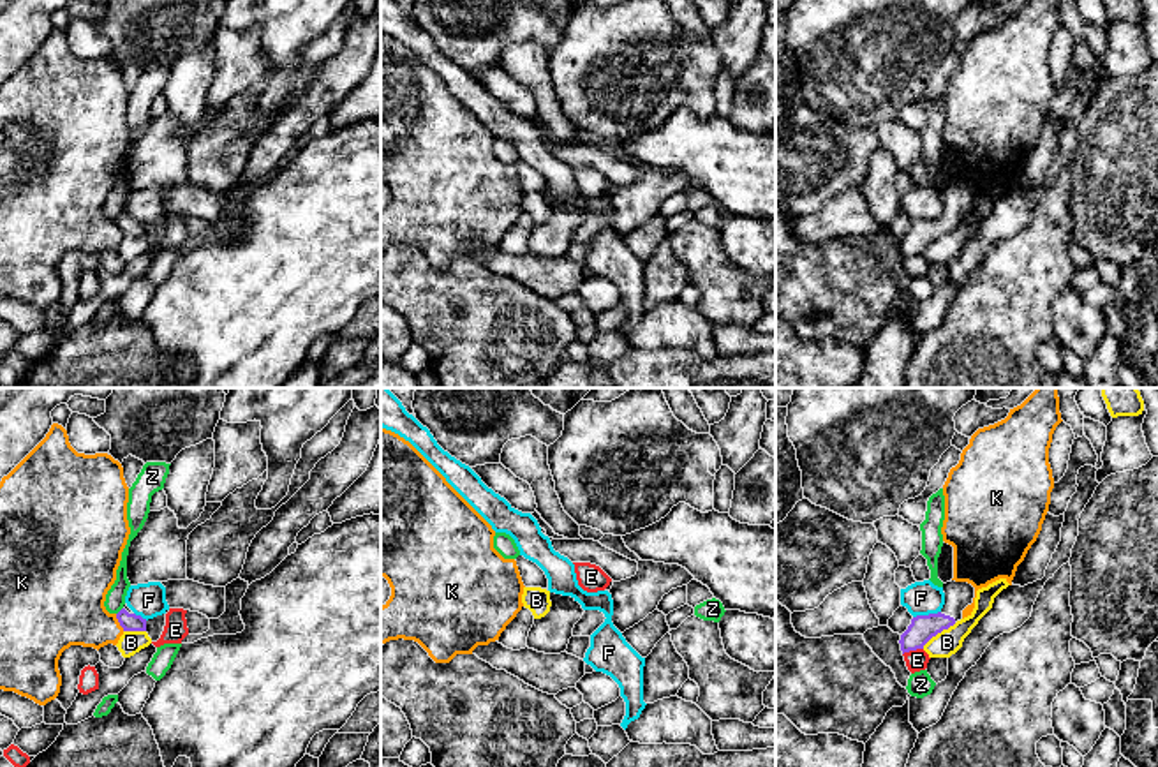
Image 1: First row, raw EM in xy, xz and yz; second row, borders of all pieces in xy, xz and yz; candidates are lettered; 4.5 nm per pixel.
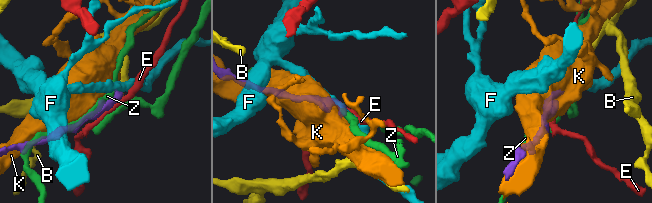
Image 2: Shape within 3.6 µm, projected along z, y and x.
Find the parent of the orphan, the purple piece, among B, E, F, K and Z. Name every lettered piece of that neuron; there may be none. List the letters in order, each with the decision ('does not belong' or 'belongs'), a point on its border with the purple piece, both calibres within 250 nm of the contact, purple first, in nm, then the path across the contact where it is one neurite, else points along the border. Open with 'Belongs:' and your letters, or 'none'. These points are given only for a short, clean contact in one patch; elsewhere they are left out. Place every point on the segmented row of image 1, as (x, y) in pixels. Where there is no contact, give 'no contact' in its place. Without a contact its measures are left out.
Belongs: none
B: does not belong; meets purple in yz at (938, 632); 120 nm thick on the purple side, 120 nm on the other; border along yz (956, 623), (938, 632), (922, 647)
E: does not belong; meets purple in yz at (912, 649); 120 nm thick on the purple side, 100 nm on the other
F: does not belong; meets purple in yz at (926, 616); 120 nm thick on the purple side, 160 nm on the other; border along yz (940, 610), (913, 618)
K: does not belong; meets purple in xy at (118, 621); 80 nm thick on the purple side, 360 nm on the other
Z: does not belong; meets purple in xy at (120, 610); 80 nm thick on the purple side, 90 nm on the other

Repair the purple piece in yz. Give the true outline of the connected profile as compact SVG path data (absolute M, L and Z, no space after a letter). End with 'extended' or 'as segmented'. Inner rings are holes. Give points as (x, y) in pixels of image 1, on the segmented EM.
M968 582L943 584L945 605L938 614L917 615L911 619L908 629L901 635L901 651L909 652L924 649L924 645L962 619L962 610L973 603L975 587Z | extended

